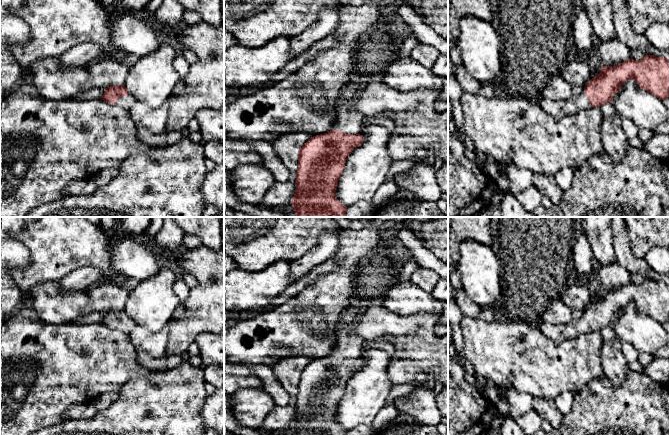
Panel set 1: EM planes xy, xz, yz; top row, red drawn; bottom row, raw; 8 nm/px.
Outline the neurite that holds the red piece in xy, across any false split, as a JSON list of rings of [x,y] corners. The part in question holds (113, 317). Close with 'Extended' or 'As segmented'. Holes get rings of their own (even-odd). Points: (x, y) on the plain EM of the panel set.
[[[124,309],[110,310],[108,312],[105,312],[105,316],[103,320],[101,321],[101,323],[108,327],[116,328],[117,324],[120,321],[127,320],[128,318],[129,318],[129,315]]]. As segmented

